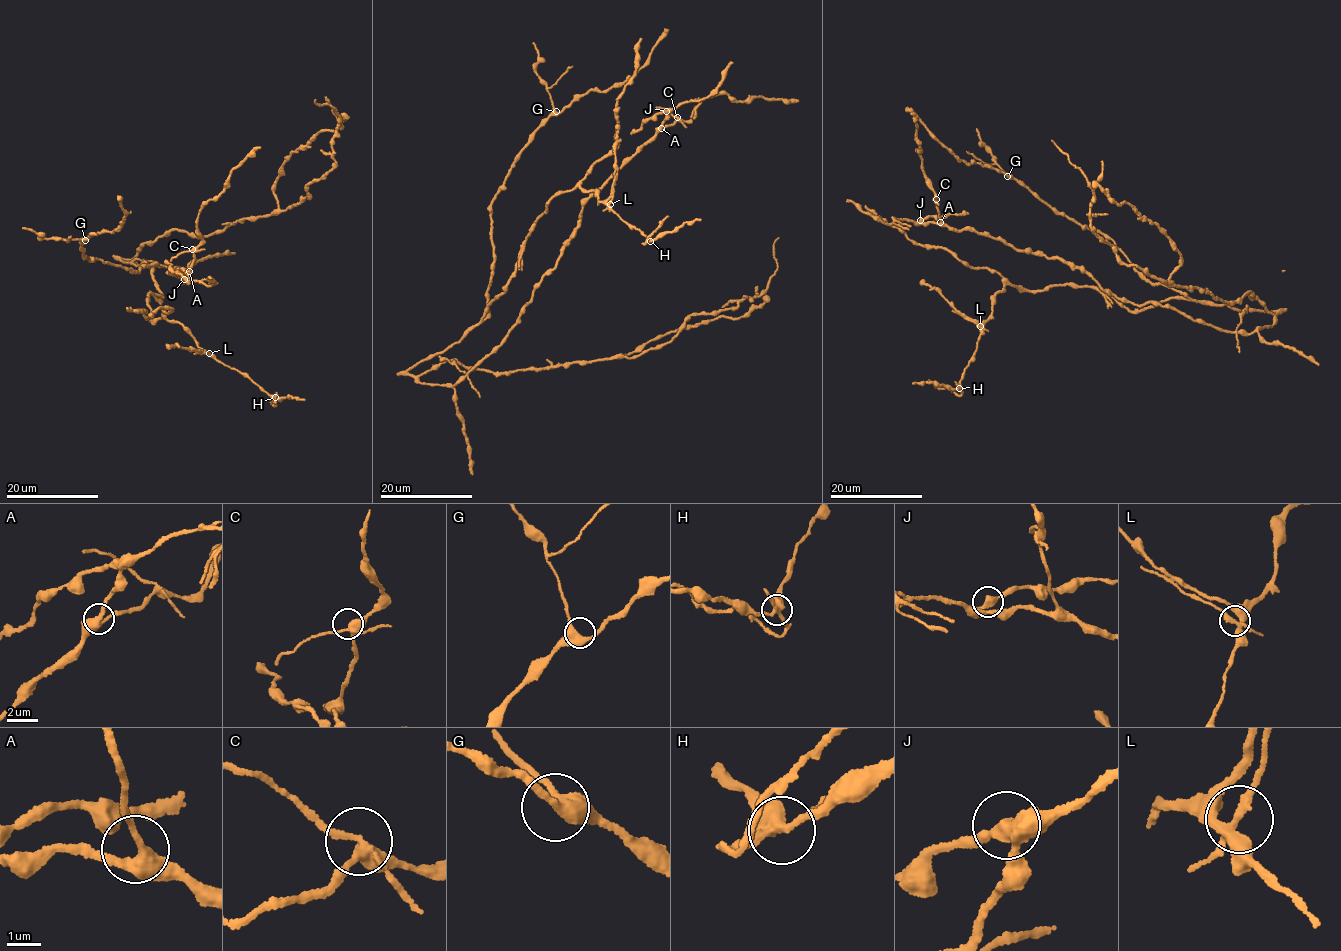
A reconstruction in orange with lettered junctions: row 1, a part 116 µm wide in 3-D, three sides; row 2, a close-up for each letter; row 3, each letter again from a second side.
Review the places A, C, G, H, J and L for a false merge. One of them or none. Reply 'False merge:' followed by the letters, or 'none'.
False merge: H

